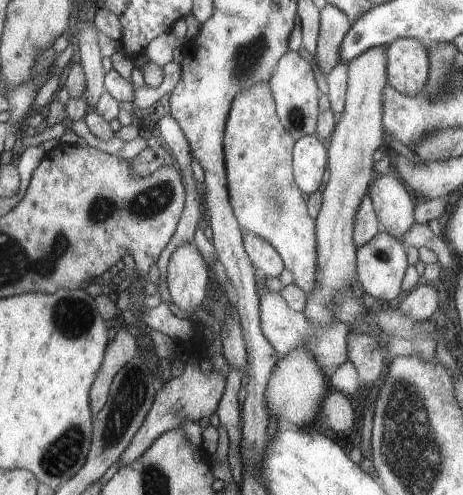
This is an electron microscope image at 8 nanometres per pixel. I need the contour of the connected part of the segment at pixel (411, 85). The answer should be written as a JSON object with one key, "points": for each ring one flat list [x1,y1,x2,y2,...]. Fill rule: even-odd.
{"points":[[397,38,387,45,388,85,409,97,423,91,430,76,431,55,426,44,413,38]]}

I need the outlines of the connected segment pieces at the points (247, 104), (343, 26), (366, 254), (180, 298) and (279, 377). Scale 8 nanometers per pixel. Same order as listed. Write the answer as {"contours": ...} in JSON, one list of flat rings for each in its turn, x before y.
{"contours":[[[258,82,252,88,243,89,239,93,235,104,232,105,231,116,228,117,225,138,228,190,235,216,239,220,242,232,258,234,279,251,287,269,294,276,294,284,300,286,307,296,310,296,318,281,319,251,316,238,318,223,309,213,306,200,302,196,303,191,300,190,295,178,295,141,279,117,269,83]],[[327,3,321,12,322,28,319,30,316,64,322,74,328,77,330,72,334,70,334,66,340,61,338,50,340,50,344,36,352,28,352,23,340,8,336,8,332,4]],[[386,232,358,248,358,284,364,293,380,300,393,300,400,294,406,266,404,246]],[[192,242,176,248,168,262,168,290,171,302,192,316,203,306,208,288,208,268]],[[294,348,276,362,266,390,266,404,270,416,275,415,280,426,304,428,304,424,316,414,320,398,326,392,326,378,316,358,306,348]]]}

